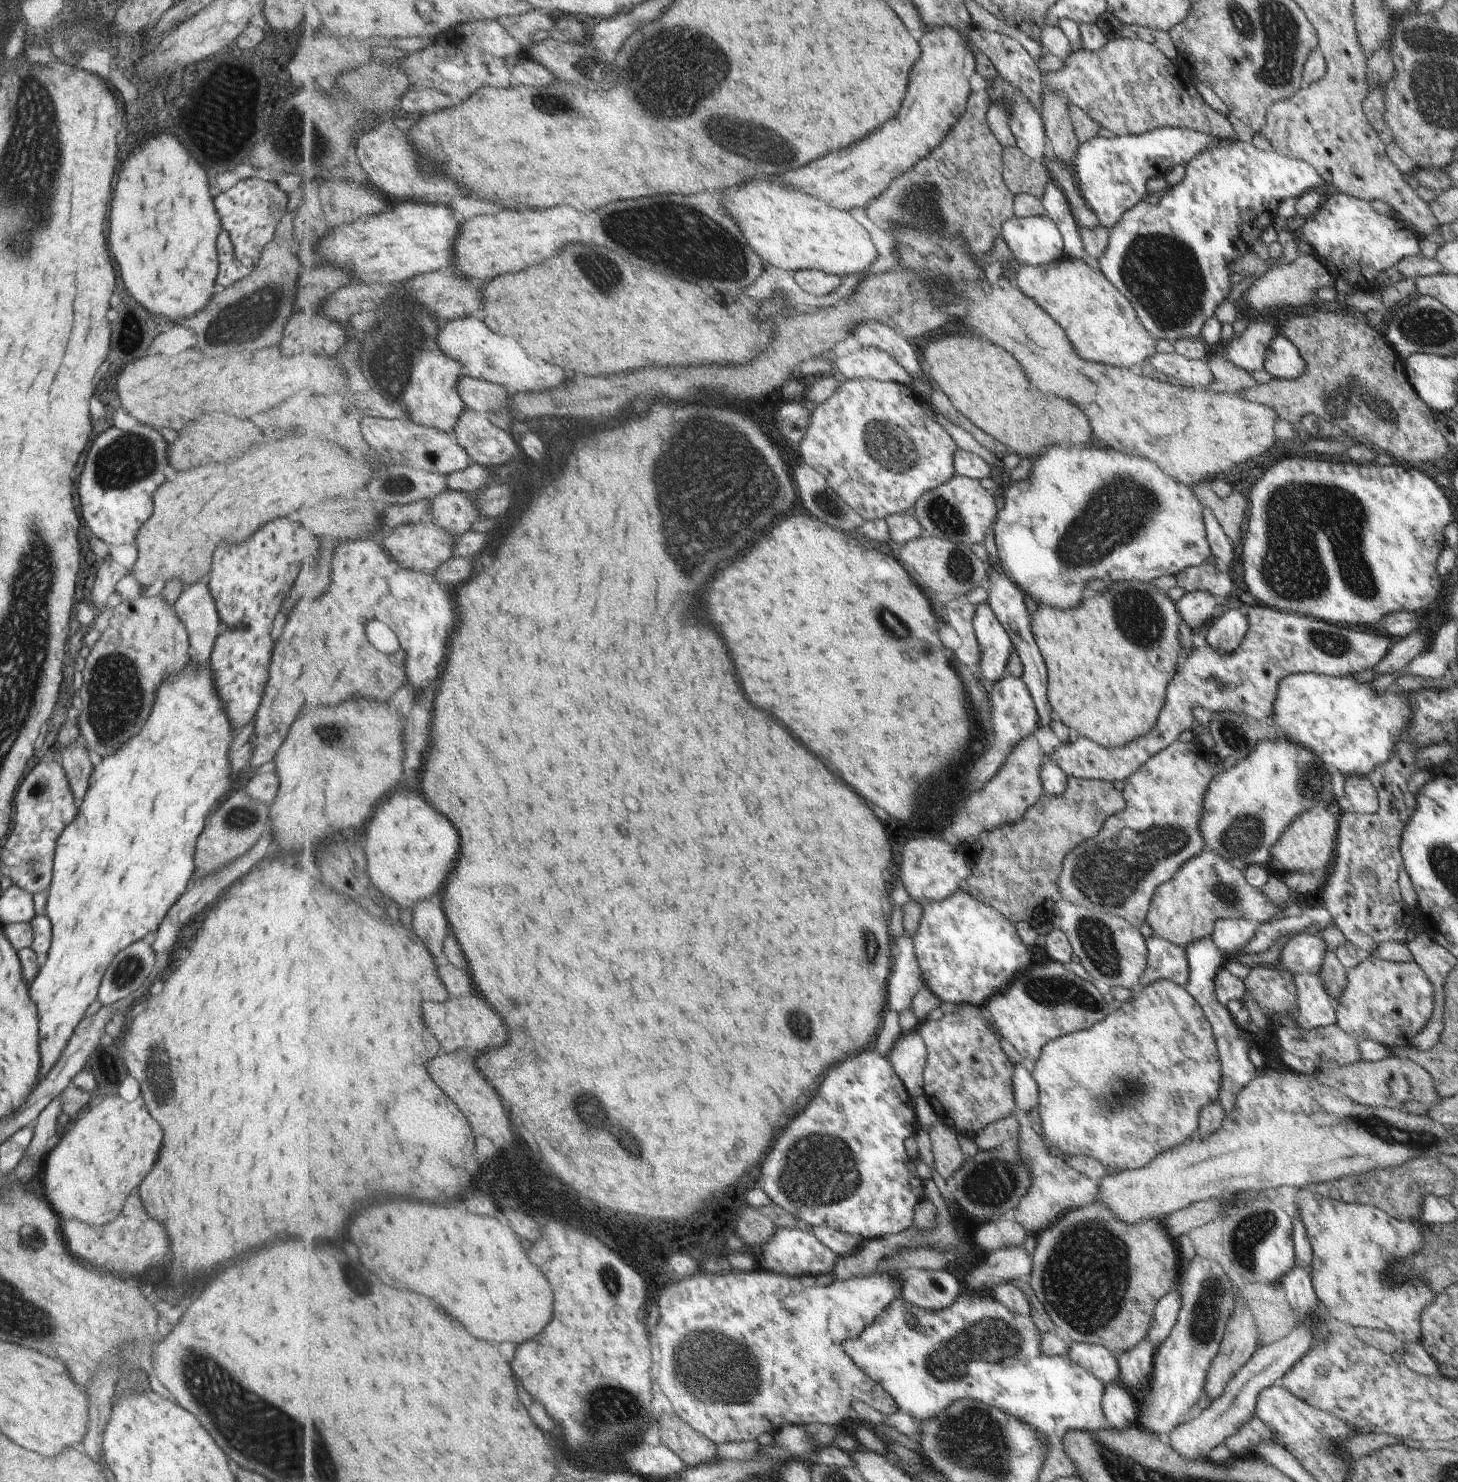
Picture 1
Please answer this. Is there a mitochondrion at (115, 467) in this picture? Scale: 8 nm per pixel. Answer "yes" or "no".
yes

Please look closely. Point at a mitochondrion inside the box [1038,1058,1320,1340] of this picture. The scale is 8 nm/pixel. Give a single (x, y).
(1249, 1235)

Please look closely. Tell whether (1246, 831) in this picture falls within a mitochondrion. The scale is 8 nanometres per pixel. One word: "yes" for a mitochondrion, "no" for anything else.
yes

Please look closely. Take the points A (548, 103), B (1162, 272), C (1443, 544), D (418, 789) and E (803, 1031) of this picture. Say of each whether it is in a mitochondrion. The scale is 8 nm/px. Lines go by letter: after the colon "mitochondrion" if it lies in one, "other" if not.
A: mitochondrion
B: mitochondrion
C: other
D: other
E: mitochondrion

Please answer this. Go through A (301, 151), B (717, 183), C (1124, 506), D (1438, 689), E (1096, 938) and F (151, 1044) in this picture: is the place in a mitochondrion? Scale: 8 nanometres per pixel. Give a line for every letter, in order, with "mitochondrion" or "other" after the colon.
A: mitochondrion
B: other
C: mitochondrion
D: other
E: mitochondrion
F: mitochondrion

